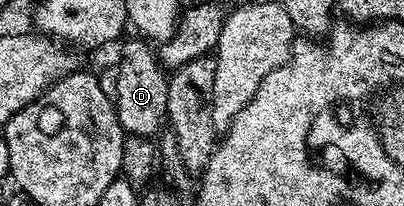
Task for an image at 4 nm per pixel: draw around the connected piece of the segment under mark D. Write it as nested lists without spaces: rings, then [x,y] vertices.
[[[127,38],[121,44],[123,45],[122,56],[116,60],[119,72],[117,74],[117,94],[113,99],[114,107],[118,110],[118,120],[127,136],[154,137],[163,130],[167,122],[168,75],[160,62],[159,52],[157,50],[154,52],[150,48],[153,46],[145,38],[134,38],[138,39],[128,40]]]

